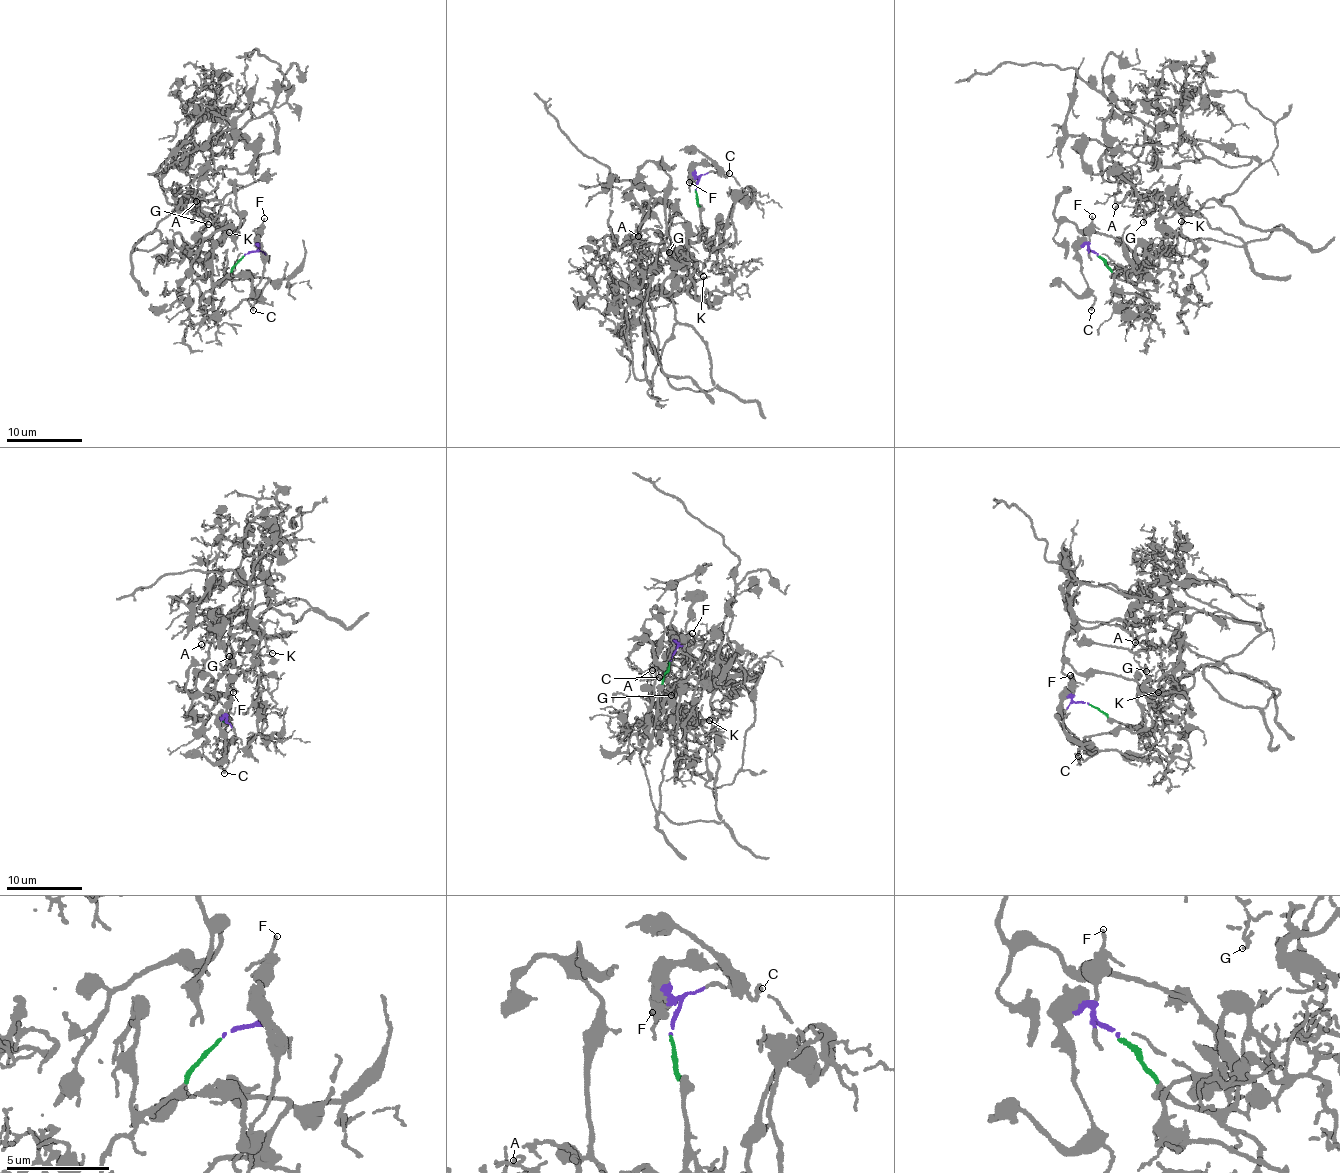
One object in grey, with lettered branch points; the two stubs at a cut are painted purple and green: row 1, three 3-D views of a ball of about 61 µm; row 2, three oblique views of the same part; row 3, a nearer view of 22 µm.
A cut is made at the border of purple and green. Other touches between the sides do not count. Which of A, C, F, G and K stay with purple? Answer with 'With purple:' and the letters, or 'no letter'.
With purple: C, F

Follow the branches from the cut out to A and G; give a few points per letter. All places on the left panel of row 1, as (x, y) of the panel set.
A: (244, 256), (214, 283), (207, 257), (193, 262), (224, 231), (191, 196), (203, 199), (200, 189), (195, 201)
G: (244, 256), (214, 283), (207, 257), (193, 262), (224, 226), (191, 195), (219, 202), (207, 225)

